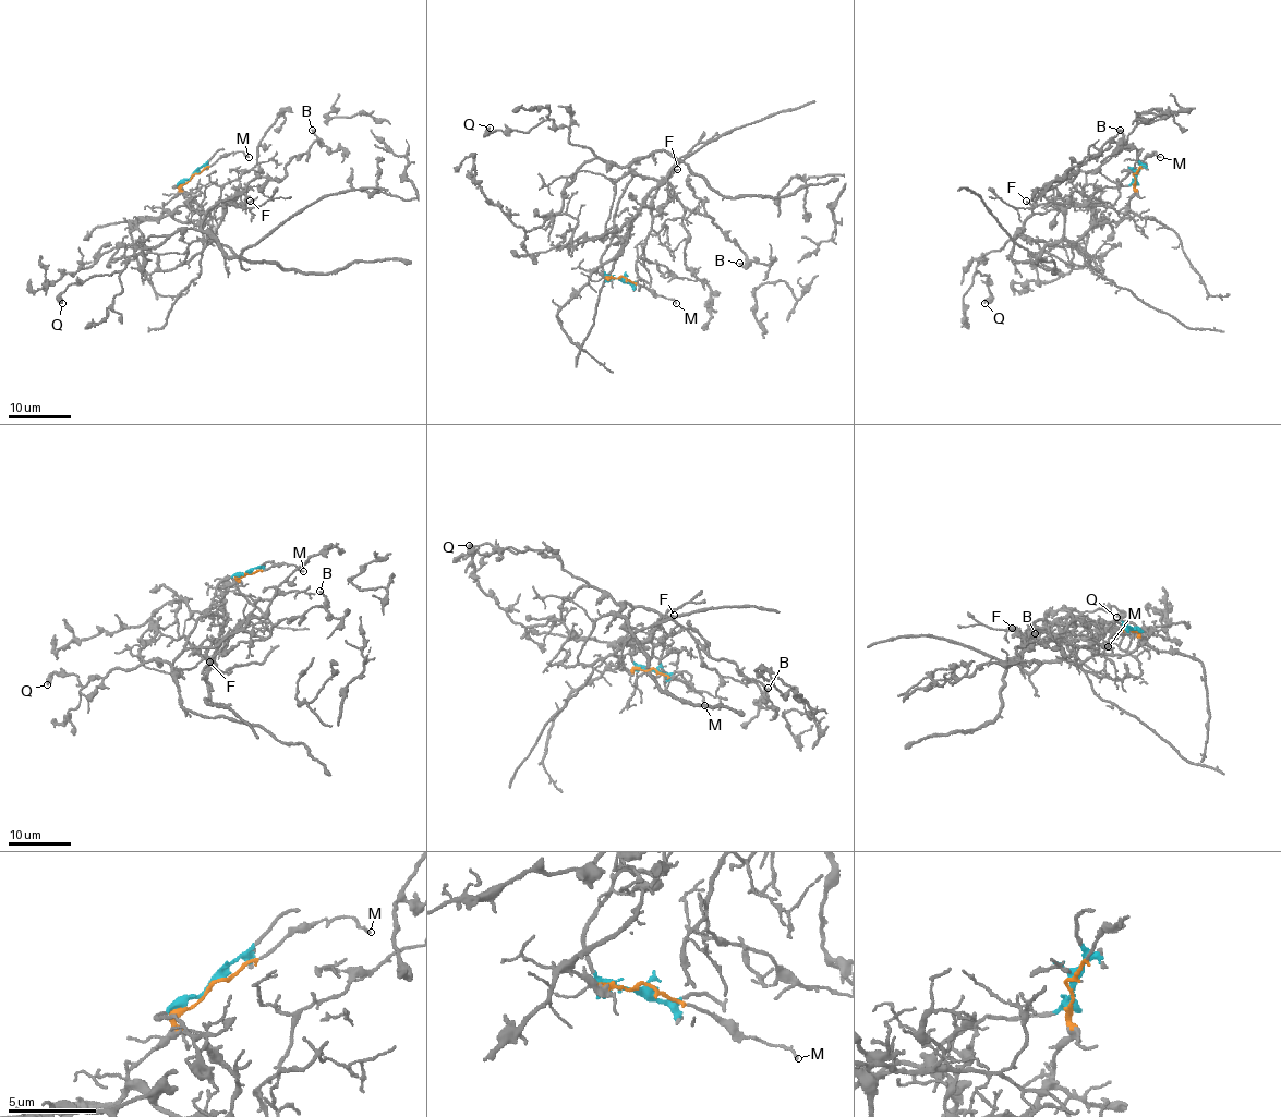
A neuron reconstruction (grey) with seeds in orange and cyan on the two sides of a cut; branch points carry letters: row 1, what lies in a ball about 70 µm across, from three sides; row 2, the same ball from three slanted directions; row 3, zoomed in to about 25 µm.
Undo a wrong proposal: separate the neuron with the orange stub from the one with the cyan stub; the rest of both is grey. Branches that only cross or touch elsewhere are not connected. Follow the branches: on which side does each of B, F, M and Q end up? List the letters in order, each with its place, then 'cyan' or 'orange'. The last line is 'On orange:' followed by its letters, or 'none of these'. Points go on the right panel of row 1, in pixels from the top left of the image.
B: (1120, 130) | cyan
F: (1026, 201) | orange
M: (1160, 157) | orange
Q: (985, 303) | cyan
On orange: F, M

